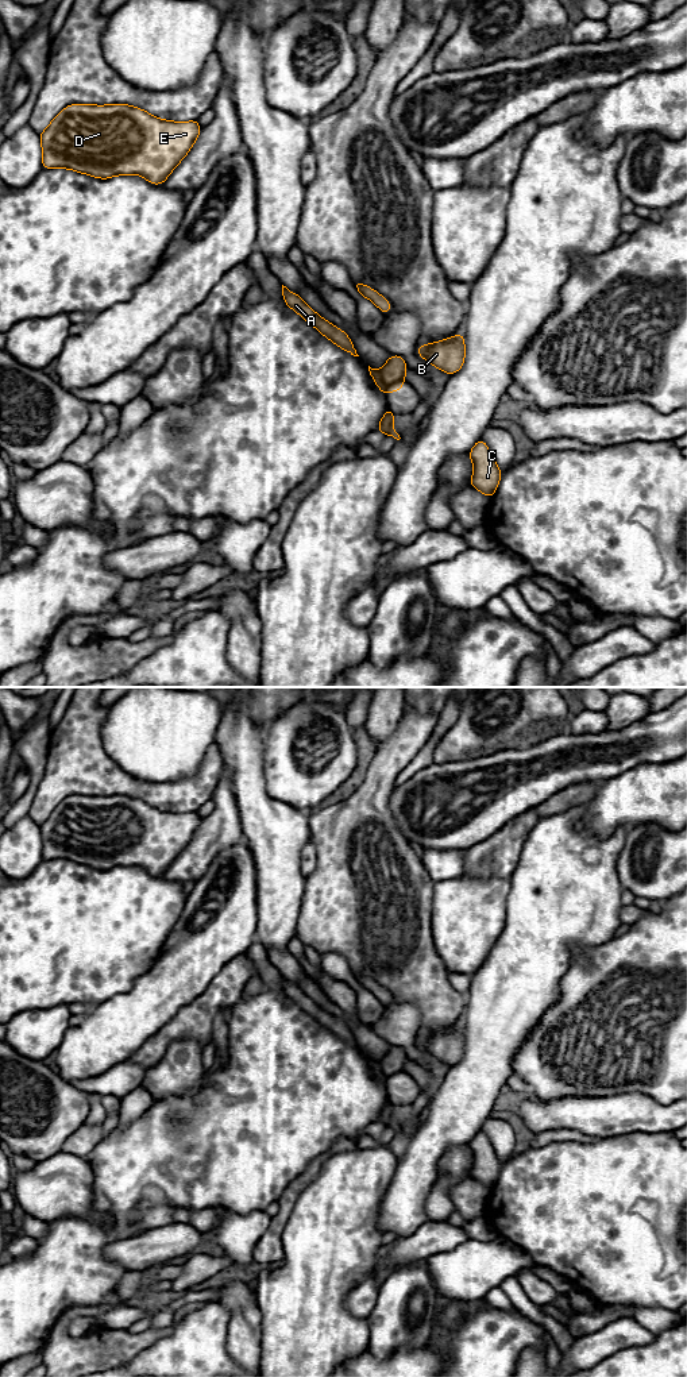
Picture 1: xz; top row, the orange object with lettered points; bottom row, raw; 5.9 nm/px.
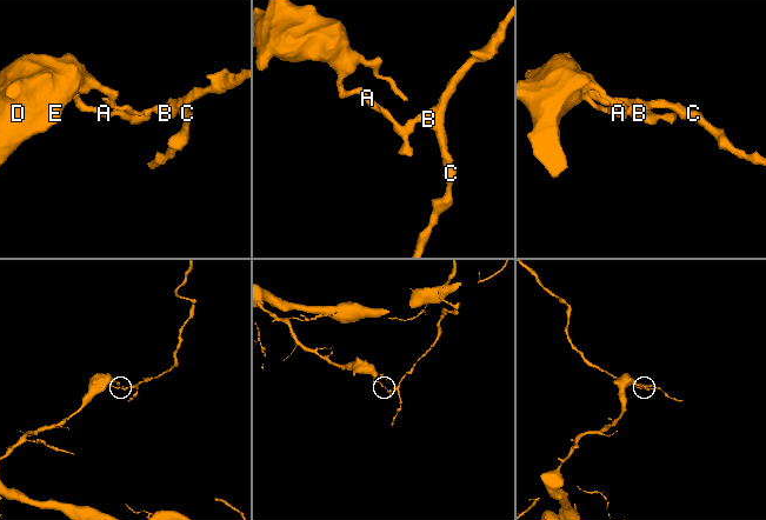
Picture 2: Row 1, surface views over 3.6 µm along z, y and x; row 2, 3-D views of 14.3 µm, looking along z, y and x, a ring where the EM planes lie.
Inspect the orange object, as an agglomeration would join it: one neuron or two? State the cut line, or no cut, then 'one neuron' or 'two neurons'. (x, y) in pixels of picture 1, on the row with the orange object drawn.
cut in xz along (378, 370), (381, 381), (390, 390); two neurons

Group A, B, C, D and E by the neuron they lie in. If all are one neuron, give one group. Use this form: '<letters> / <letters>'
A D E / B C

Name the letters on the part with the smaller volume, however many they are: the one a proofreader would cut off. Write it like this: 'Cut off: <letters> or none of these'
Cut off: B, C

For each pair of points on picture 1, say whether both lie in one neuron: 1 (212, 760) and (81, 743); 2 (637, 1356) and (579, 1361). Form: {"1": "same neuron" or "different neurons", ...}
{"1": "same neuron", "2": "different neurons"}

